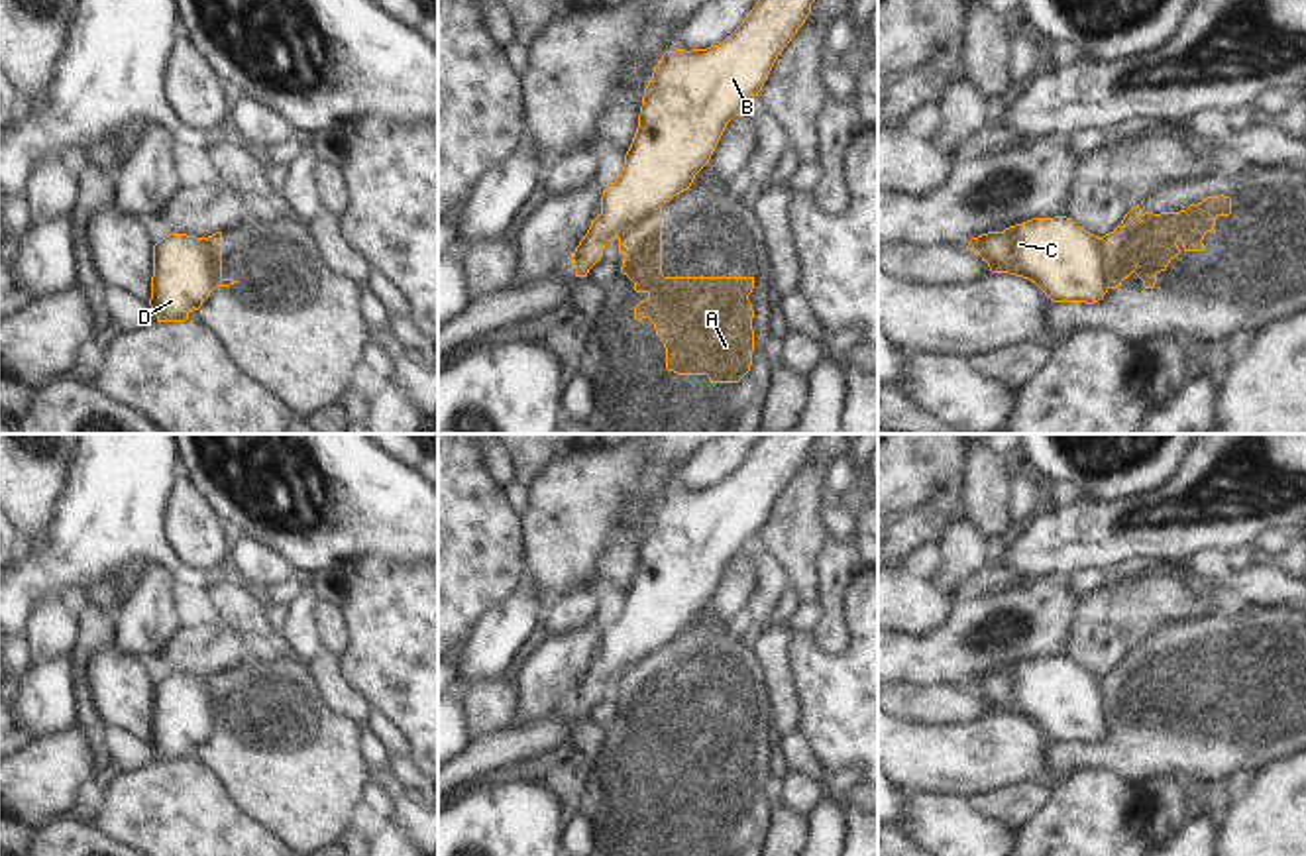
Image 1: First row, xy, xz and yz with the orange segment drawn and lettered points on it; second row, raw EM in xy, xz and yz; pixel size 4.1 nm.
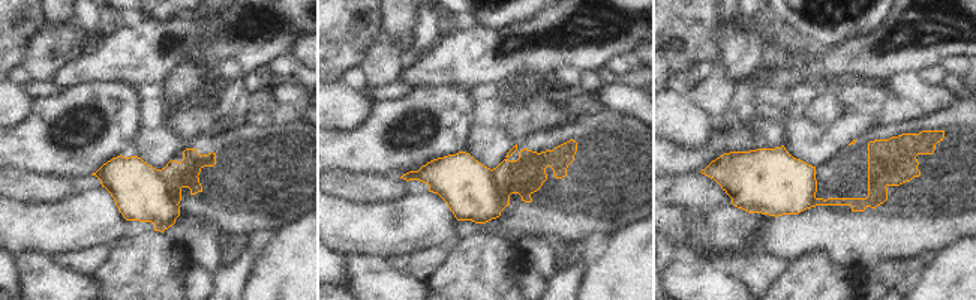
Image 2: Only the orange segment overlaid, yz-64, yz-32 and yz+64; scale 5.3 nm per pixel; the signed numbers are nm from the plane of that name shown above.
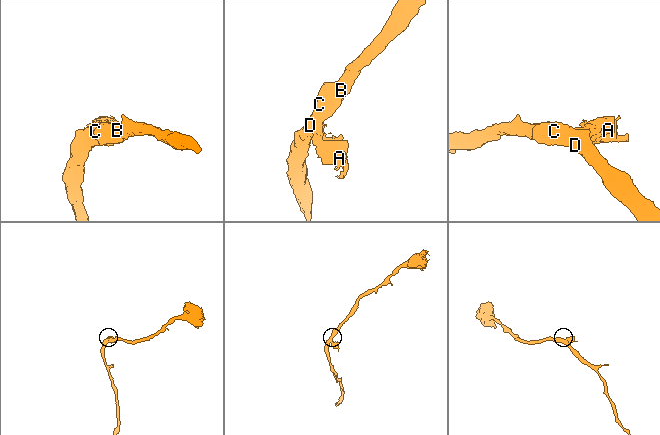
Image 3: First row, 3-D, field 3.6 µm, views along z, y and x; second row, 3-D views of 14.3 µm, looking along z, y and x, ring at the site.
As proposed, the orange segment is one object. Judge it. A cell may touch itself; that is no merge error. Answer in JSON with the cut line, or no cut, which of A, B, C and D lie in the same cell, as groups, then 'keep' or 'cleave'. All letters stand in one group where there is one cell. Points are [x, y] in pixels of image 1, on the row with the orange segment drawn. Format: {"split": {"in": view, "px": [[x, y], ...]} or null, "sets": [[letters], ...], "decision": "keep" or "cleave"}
{"split": {"in": "xz", "px": [[660, 207], [647, 216], [649, 234], [625, 232], [619, 238]]}, "sets": [["A"], ["B", "C", "D"]], "decision": "cleave"}

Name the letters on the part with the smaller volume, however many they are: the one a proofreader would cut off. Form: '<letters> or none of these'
A

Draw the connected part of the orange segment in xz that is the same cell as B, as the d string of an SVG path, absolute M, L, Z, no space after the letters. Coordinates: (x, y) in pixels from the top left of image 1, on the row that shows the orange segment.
M758 0L723 43L662 55L644 88L623 171L603 190L601 214L571 255L575 277L587 277L607 241L625 232L652 234L646 216L691 187L727 124L762 90L813 2Z

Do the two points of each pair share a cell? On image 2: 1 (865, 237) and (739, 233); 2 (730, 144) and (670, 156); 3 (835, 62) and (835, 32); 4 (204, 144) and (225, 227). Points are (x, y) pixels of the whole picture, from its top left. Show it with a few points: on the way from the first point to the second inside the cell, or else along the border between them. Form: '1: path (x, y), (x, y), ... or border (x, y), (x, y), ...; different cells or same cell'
1: border (766, 215), (751, 240), (739, 252); different cells
2: path (715, 147), (702, 156), (685, 156); same cell
3: border (868, 33), (852, 36), (829, 48); different cells
4: path (212, 165), (225, 183), (225, 206); same cell

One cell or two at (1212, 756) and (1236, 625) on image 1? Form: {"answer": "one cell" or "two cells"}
{"answer": "one cell"}

